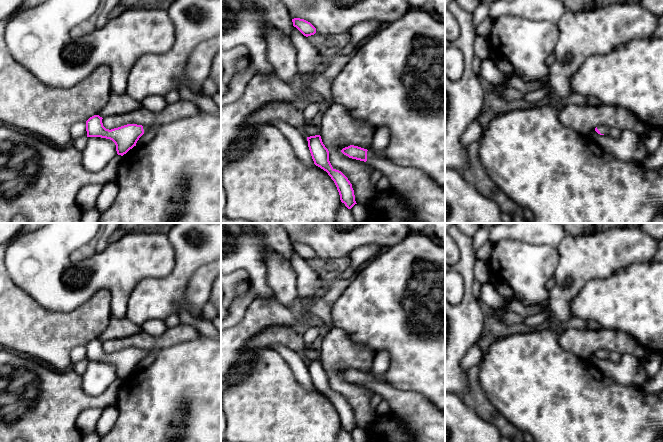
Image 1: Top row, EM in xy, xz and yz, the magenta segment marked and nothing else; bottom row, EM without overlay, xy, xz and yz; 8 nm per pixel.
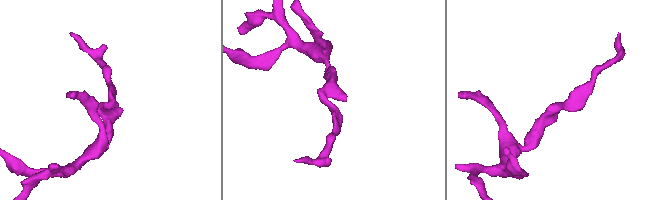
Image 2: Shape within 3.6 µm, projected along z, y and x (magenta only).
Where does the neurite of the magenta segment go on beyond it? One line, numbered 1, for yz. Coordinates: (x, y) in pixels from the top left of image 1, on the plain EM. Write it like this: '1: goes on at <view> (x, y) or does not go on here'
1: goes on at yz (605, 354)

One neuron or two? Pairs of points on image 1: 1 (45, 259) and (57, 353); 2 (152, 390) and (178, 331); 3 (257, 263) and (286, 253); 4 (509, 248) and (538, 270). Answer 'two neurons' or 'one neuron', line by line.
1: two neurons
2: two neurons
3: one neuron
4: one neuron

